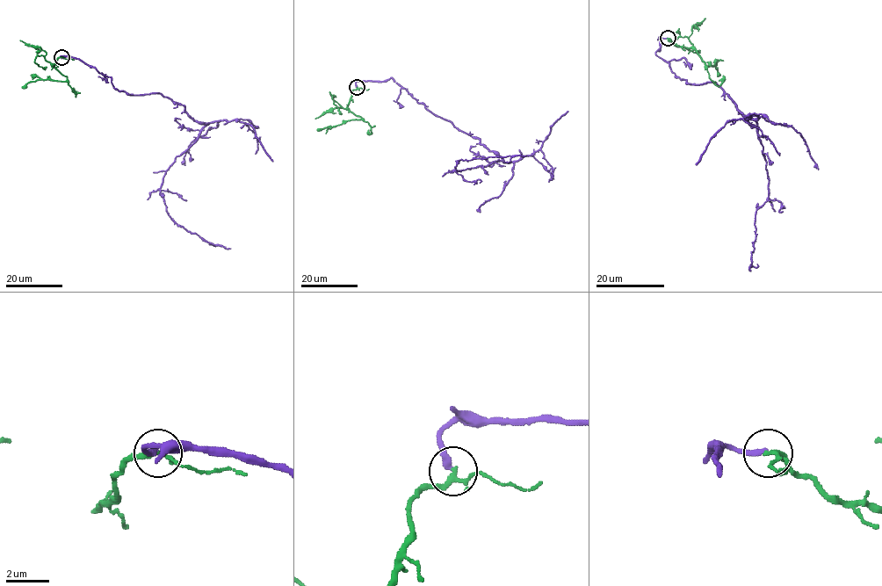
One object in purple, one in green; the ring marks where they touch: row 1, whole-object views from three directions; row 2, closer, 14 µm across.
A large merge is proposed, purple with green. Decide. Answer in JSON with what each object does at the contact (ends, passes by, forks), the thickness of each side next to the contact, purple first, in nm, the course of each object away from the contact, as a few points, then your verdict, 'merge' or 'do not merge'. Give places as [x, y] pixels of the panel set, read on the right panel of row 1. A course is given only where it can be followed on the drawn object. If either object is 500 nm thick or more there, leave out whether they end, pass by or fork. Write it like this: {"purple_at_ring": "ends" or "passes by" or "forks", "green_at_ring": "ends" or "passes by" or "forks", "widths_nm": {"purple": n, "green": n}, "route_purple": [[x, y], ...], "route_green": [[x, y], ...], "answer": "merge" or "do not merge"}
{"purple_at_ring": "ends", "green_at_ring": "forks", "widths_nm": {"purple": 260, "green": 160}, "route_purple": [[667, 39], [659, 38], [655, 54], [674, 74], [715, 82], [756, 125], [769, 177], [751, 270]], "route_green": [[668, 39], [680, 46], [693, 48], [705, 67], [715, 66], [719, 75]], "answer": "do not merge"}

